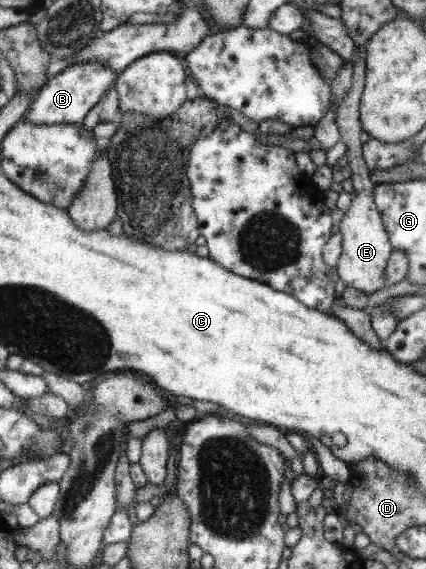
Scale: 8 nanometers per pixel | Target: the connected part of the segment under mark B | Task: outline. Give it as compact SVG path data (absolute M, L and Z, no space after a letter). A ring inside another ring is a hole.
M100 61L71 64L56 73L50 80L46 80L37 90L24 118L30 124L38 125L80 124L90 112L90 107L94 106L102 93L114 83L116 76L116 72L113 72L108 64L104 65Z

